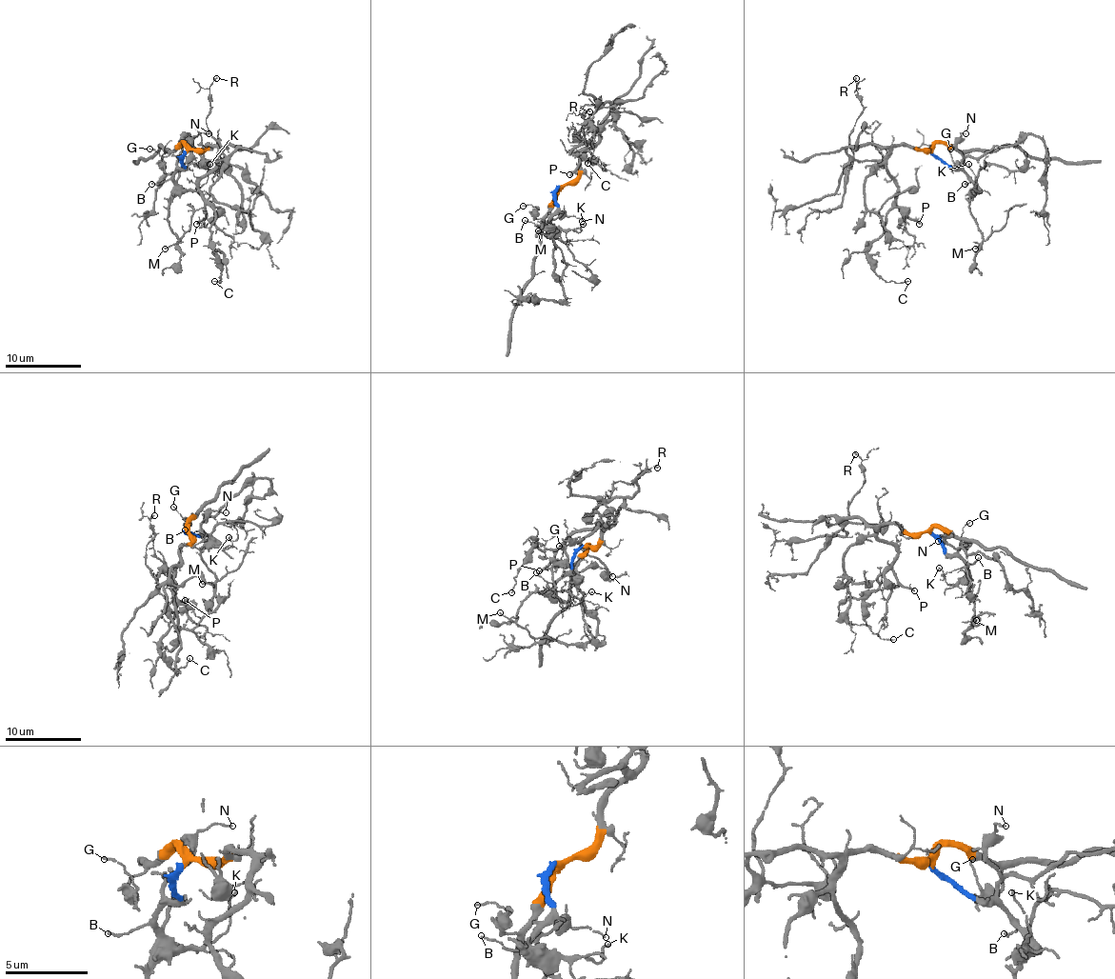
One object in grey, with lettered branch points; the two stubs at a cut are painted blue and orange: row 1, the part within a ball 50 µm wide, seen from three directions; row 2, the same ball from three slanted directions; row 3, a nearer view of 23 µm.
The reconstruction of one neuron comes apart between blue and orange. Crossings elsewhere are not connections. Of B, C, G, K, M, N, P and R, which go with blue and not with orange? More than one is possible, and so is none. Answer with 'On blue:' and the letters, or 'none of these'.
On blue: B, K, M, N

